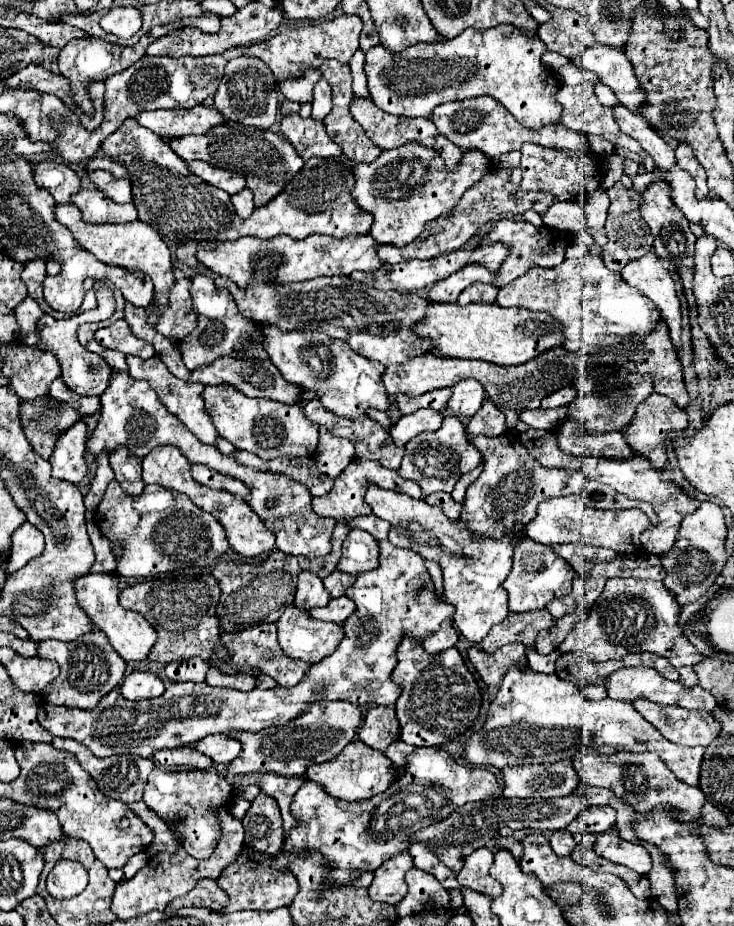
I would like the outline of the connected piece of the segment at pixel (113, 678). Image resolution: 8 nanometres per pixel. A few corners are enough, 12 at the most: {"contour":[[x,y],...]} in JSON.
{"contour":[[102,631],[42,641],[38,657],[60,675],[52,705],[94,709],[118,687],[126,661]]}

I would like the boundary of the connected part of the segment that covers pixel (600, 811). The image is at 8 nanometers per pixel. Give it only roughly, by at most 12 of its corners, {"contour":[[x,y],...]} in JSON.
{"contour":[[610,806],[584,807],[566,827],[572,835],[604,833],[616,821]]}

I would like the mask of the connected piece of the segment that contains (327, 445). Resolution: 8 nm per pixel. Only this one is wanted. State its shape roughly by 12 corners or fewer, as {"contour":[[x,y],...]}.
{"contour":[[320,427],[318,469],[336,479],[352,459],[354,443]]}

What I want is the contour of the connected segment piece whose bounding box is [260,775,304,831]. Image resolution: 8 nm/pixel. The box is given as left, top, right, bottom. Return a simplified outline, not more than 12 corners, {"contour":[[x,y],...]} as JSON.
{"contour":[[260,775],[260,789],[276,799],[284,831],[296,825],[290,803],[304,779]]}

